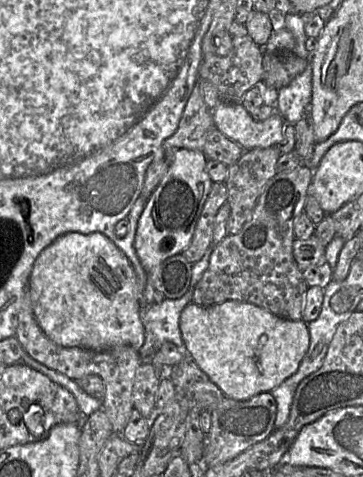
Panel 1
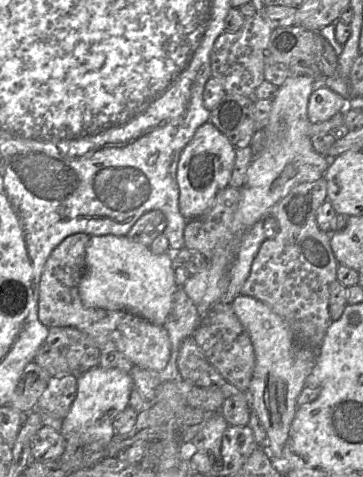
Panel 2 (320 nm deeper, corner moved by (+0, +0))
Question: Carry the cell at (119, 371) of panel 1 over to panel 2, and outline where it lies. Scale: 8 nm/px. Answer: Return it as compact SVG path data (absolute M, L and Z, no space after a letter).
M74 233L65 237L50 252L41 277L38 289L38 319L46 328L72 327L86 333L98 345L101 352L119 351L134 366L143 369L162 371L168 365L171 356L171 343L167 330L163 326L153 325L147 320L125 311L106 310L87 307L79 295L79 283L86 270L86 246L89 235Z

